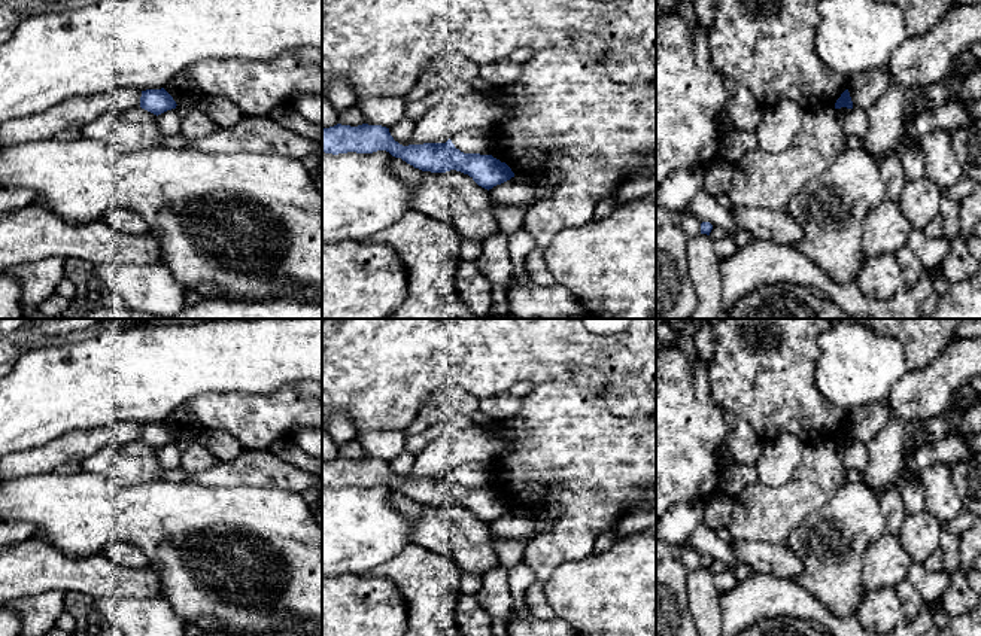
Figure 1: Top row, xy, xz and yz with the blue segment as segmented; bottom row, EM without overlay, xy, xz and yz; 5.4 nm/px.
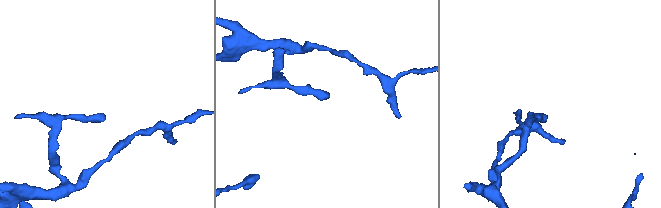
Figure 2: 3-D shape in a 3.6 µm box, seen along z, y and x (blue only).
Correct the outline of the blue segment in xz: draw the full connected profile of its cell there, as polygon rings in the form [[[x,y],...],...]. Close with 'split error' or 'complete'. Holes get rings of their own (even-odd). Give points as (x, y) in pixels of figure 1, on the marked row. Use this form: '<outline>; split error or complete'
[[[337,124],[322,128],[322,152],[325,153],[373,153],[377,150],[386,150],[422,171],[461,171],[488,191],[514,177],[505,162],[492,155],[464,153],[455,147],[450,139],[446,143],[403,146],[394,140],[389,128],[382,125],[350,127]]]; complete

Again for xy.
[[[164,88],[142,91],[140,107],[157,116],[176,109],[176,106],[176,101]]]; complete

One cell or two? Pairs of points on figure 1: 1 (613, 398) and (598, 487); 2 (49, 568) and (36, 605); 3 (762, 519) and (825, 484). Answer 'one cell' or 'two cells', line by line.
1: two cells
2: two cells
3: one cell

